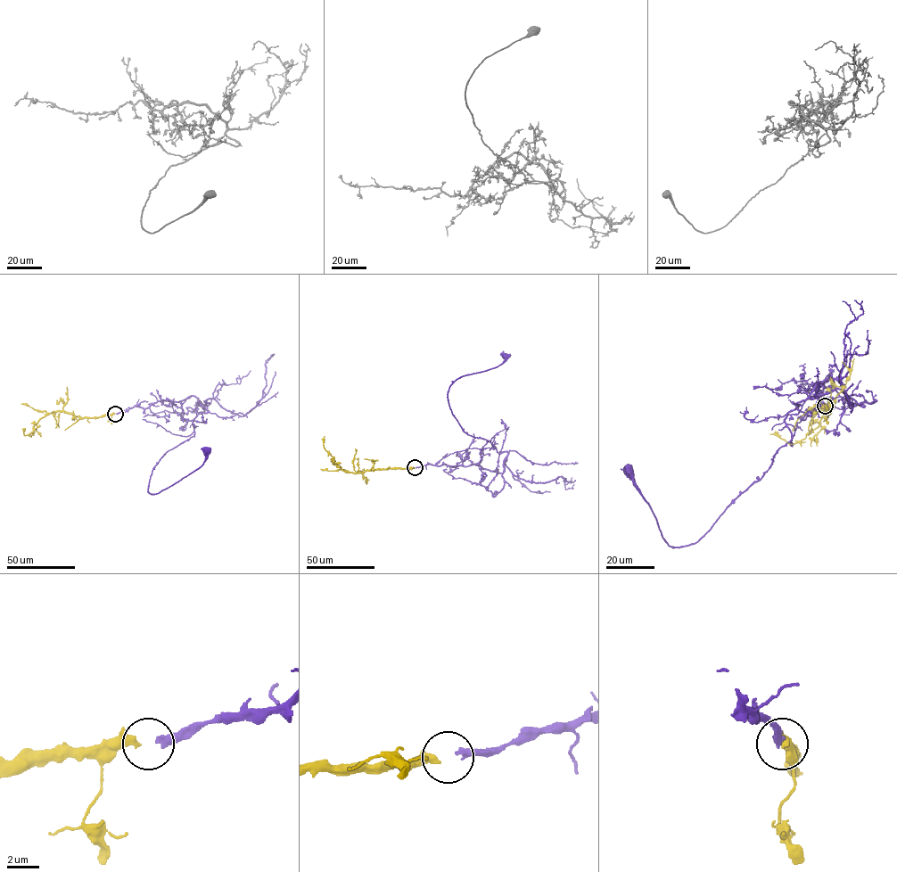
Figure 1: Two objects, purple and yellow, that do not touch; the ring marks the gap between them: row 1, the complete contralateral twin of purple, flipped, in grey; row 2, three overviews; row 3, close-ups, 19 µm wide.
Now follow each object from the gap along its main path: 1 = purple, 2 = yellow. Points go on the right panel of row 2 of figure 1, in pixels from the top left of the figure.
1: (825, 406), (818, 384), (831, 374), (835, 387), (787, 413), (792, 439), (695, 543), (664, 539), (628, 472)
2: (826, 406), (828, 413), (835, 402), (804, 439), (789, 444), (770, 434)

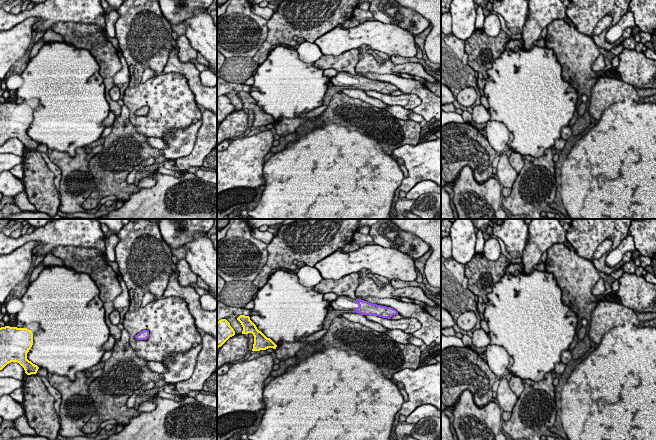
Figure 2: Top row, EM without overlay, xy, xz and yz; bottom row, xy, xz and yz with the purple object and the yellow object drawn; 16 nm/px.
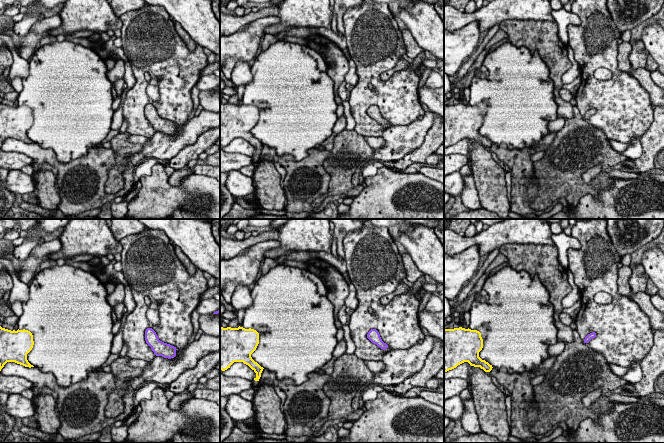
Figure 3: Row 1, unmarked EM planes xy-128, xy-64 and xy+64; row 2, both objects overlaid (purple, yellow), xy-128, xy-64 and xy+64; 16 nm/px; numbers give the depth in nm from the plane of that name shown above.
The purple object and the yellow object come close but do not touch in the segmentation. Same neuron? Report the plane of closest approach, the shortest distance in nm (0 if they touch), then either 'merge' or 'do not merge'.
nearest in xz; 1400 nm apart; merge

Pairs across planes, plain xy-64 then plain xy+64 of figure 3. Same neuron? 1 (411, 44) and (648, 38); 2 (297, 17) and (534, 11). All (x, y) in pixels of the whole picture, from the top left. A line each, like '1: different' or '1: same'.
1: different
2: same

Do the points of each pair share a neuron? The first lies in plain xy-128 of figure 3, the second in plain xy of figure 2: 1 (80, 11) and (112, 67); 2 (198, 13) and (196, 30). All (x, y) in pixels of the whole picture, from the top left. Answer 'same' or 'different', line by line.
1: different
2: same

